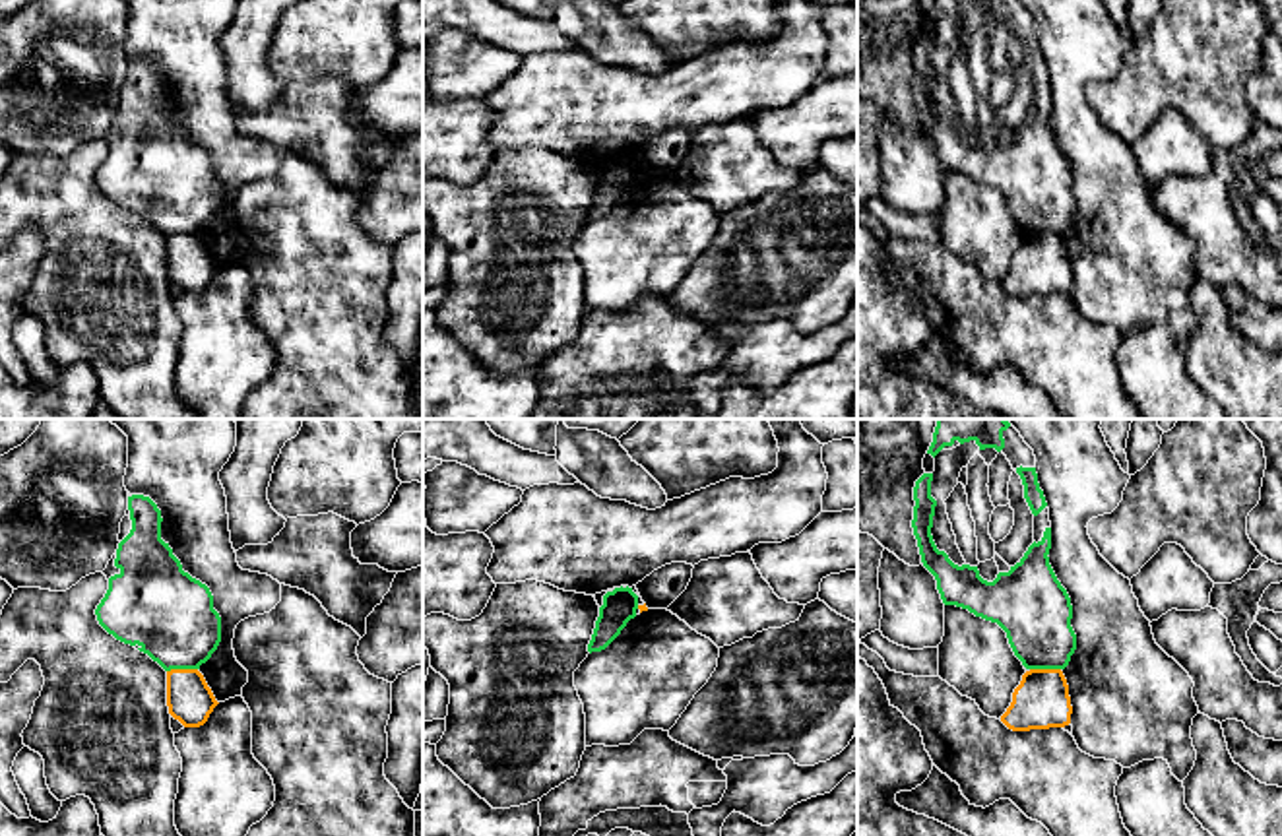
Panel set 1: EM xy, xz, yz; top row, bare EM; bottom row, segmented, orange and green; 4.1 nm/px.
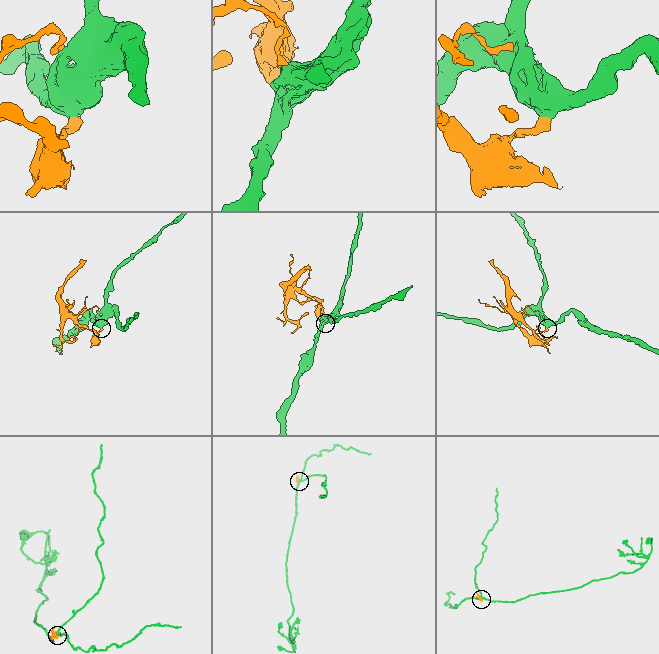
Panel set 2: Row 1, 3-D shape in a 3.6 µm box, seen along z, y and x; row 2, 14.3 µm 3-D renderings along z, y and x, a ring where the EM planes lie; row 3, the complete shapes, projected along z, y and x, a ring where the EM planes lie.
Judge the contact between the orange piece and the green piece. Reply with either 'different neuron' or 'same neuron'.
different neuron

